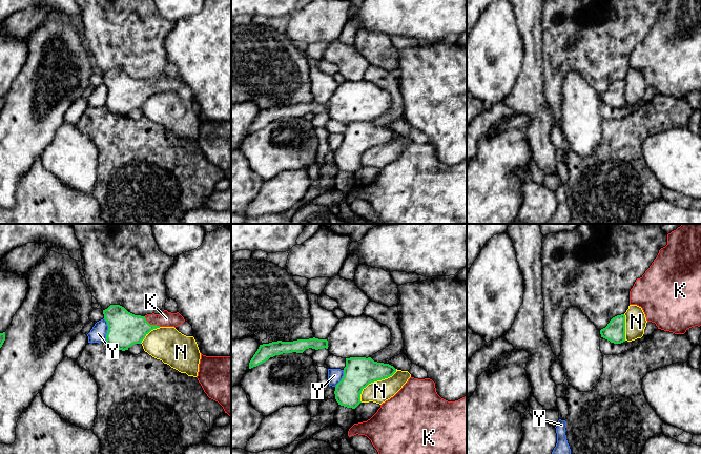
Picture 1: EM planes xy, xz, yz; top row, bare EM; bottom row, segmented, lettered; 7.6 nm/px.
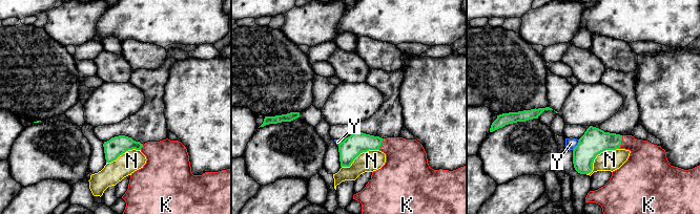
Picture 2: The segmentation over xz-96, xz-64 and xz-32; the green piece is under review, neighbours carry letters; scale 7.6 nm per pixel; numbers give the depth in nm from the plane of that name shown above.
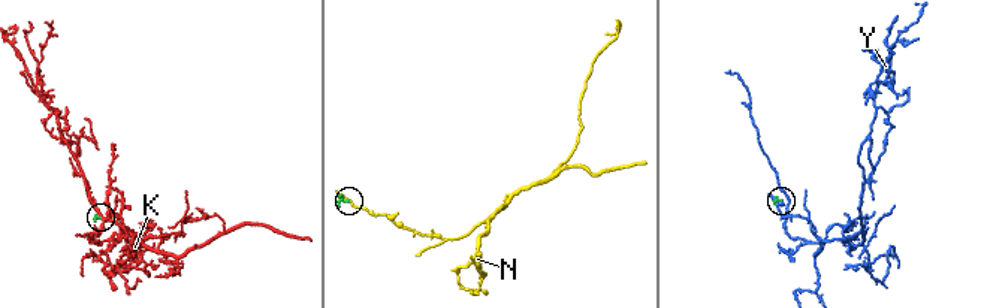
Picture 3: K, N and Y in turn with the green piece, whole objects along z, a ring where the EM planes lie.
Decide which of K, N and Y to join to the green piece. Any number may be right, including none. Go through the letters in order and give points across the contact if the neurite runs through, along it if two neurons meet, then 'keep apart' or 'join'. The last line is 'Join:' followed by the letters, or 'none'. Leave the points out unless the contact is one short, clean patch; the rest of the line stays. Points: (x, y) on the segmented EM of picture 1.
K: way xy (125, 329), (151, 325), (156, 321), (166, 318); join
N: keep apart
Y: keep apart
Join: K

